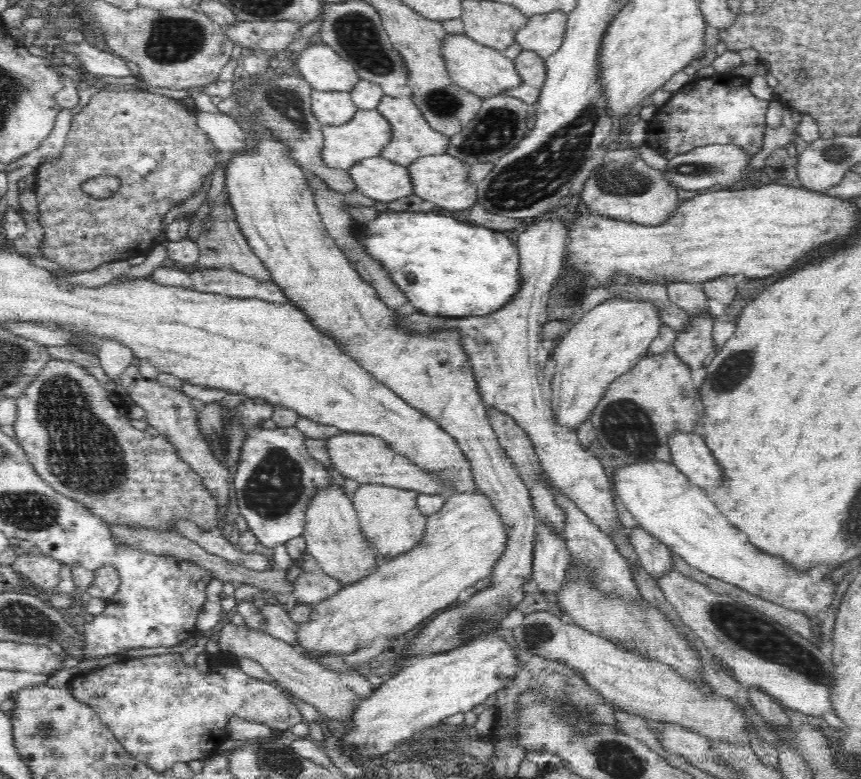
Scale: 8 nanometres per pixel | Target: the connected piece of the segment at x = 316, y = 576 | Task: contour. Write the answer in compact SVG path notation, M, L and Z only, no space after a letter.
M322 570L316 573L302 572L294 581L294 593L291 601L297 600L301 604L316 605L320 601L331 598L339 592L339 582L326 575Z

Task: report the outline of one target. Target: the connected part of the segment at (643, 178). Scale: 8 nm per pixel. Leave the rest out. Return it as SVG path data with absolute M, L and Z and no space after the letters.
M636 148L608 152L597 168L598 176L590 174L583 179L585 185L581 193L582 202L592 215L656 226L672 218L673 212L681 206L675 188L662 178L662 171L650 167Z

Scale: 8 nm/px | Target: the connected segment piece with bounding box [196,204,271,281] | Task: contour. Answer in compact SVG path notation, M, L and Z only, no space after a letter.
M212 204L209 215L209 220L213 220L213 226L209 228L209 231L199 234L196 242L199 250L197 263L208 268L232 268L234 272L241 272L256 280L271 281L270 271L252 252L235 219L228 218L226 207L222 204Z

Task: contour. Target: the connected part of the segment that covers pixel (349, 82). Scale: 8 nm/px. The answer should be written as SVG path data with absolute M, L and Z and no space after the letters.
M318 42L300 53L295 70L300 72L312 89L321 92L352 92L361 80L350 62L343 60L330 46L322 42Z

